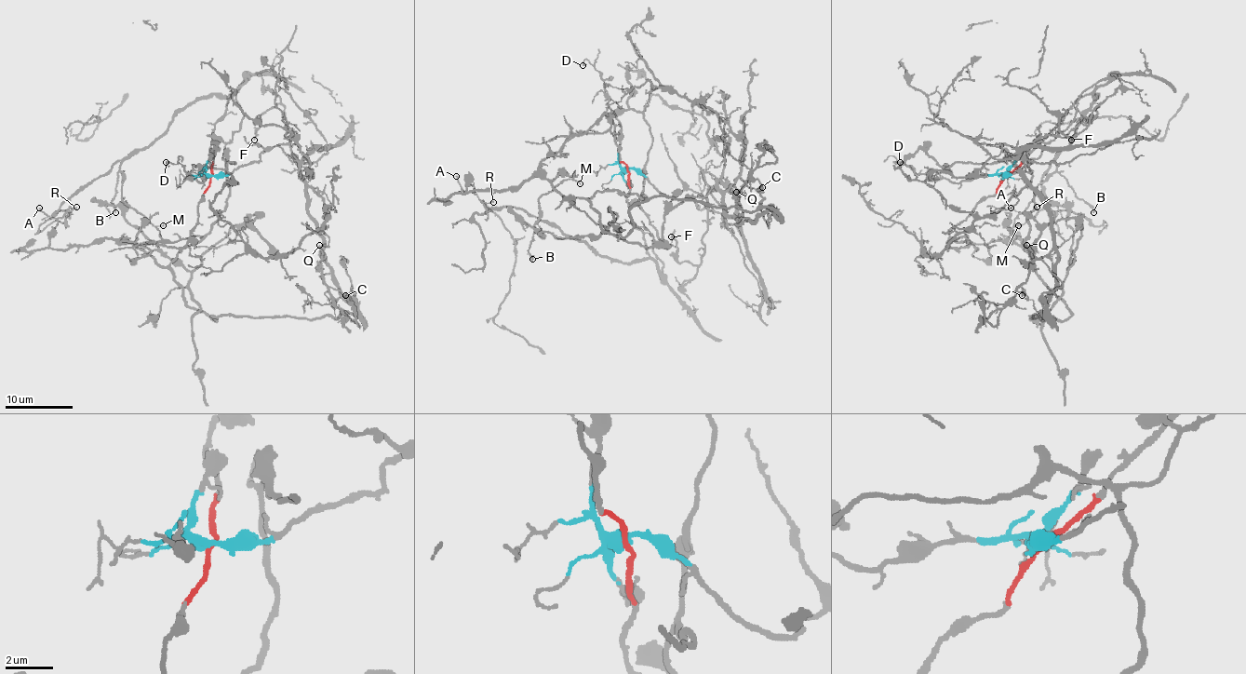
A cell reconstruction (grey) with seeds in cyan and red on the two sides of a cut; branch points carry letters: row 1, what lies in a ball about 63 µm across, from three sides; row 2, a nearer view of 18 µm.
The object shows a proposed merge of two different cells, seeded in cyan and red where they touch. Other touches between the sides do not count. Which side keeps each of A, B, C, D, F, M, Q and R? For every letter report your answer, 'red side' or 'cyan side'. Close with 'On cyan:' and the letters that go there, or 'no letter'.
A: red side
B: red side
C: cyan side
D: cyan side
F: cyan side
M: red side
Q: cyan side
R: red side
On cyan: C, D, F, Q

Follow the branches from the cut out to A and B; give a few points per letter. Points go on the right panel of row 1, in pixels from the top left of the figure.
A: (1005, 175), (1078, 100), (1096, 94), (1069, 145), (1044, 172), (1042, 185), (1046, 204), (1032, 218), (1010, 208)
B: (1005, 175), (1079, 98), (1096, 94), (1091, 108), (1081, 118), (1074, 135), (1055, 162), (1057, 170), (1092, 212)

